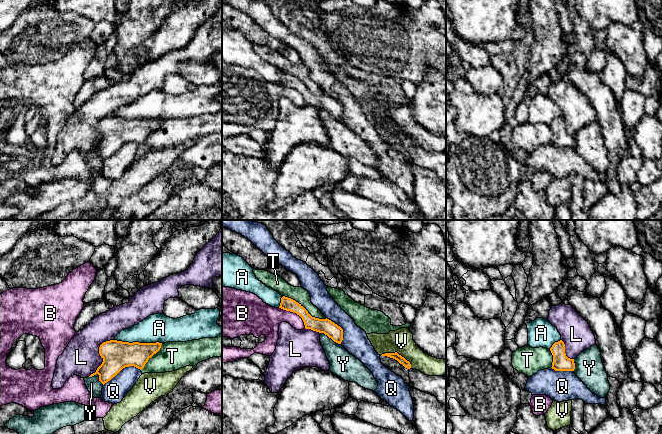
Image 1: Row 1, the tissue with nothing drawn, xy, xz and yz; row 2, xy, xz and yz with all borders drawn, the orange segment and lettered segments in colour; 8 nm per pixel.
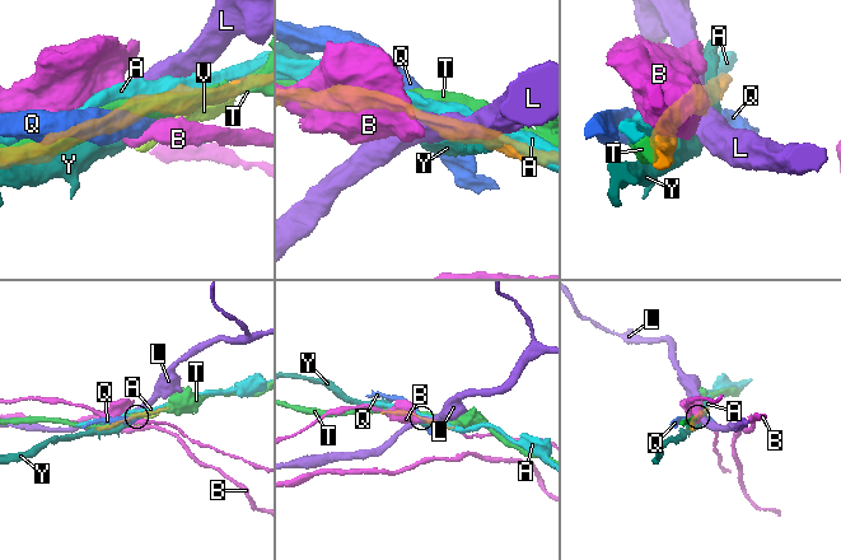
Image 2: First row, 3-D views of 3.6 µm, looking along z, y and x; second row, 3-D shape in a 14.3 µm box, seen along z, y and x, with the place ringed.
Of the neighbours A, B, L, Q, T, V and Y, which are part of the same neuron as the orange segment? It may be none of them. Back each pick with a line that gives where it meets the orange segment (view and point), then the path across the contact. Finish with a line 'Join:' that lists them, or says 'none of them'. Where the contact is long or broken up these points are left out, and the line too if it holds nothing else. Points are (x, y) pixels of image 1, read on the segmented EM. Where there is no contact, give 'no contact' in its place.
Join: none of them

